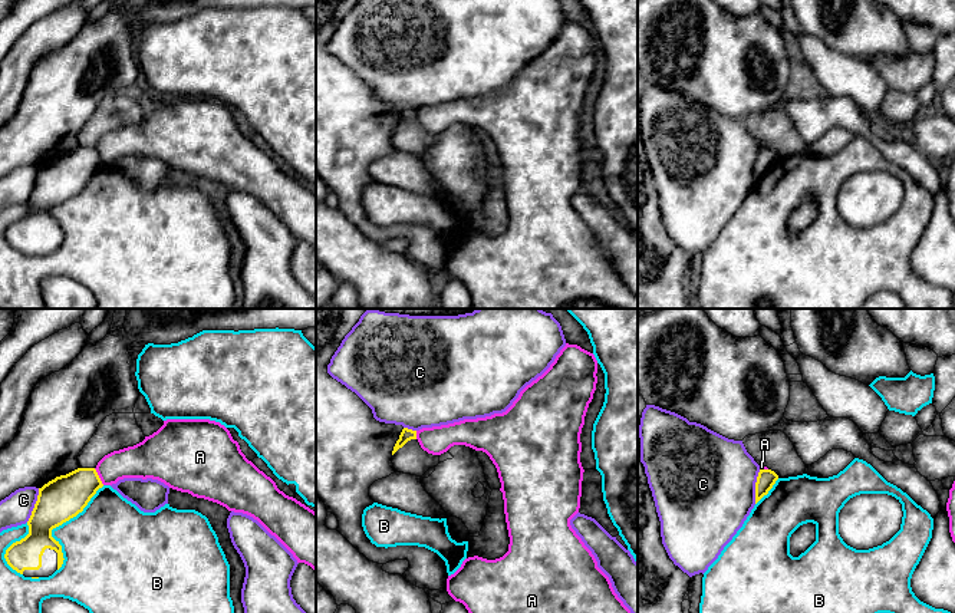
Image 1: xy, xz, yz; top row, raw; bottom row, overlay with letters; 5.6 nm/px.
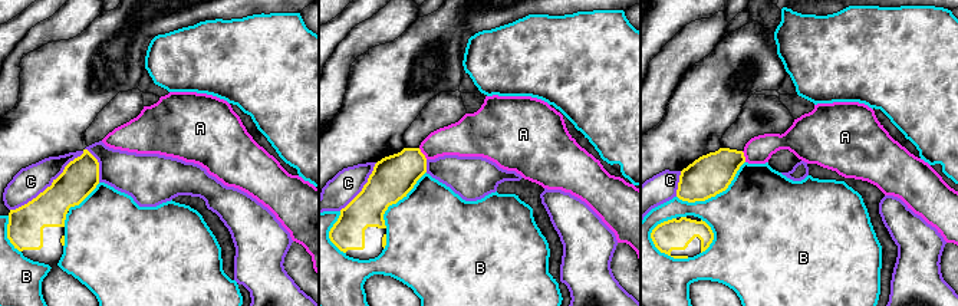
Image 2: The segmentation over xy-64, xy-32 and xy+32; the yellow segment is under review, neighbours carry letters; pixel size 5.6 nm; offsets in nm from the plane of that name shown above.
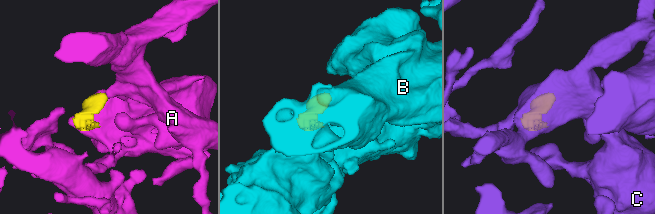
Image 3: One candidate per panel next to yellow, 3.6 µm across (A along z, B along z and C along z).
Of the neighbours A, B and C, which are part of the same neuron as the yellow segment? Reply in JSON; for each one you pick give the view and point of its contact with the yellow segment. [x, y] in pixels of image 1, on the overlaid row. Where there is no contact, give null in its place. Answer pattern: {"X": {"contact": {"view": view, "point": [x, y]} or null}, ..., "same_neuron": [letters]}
{"same_neuron": []}

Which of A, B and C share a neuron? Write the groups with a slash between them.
A / B / C

